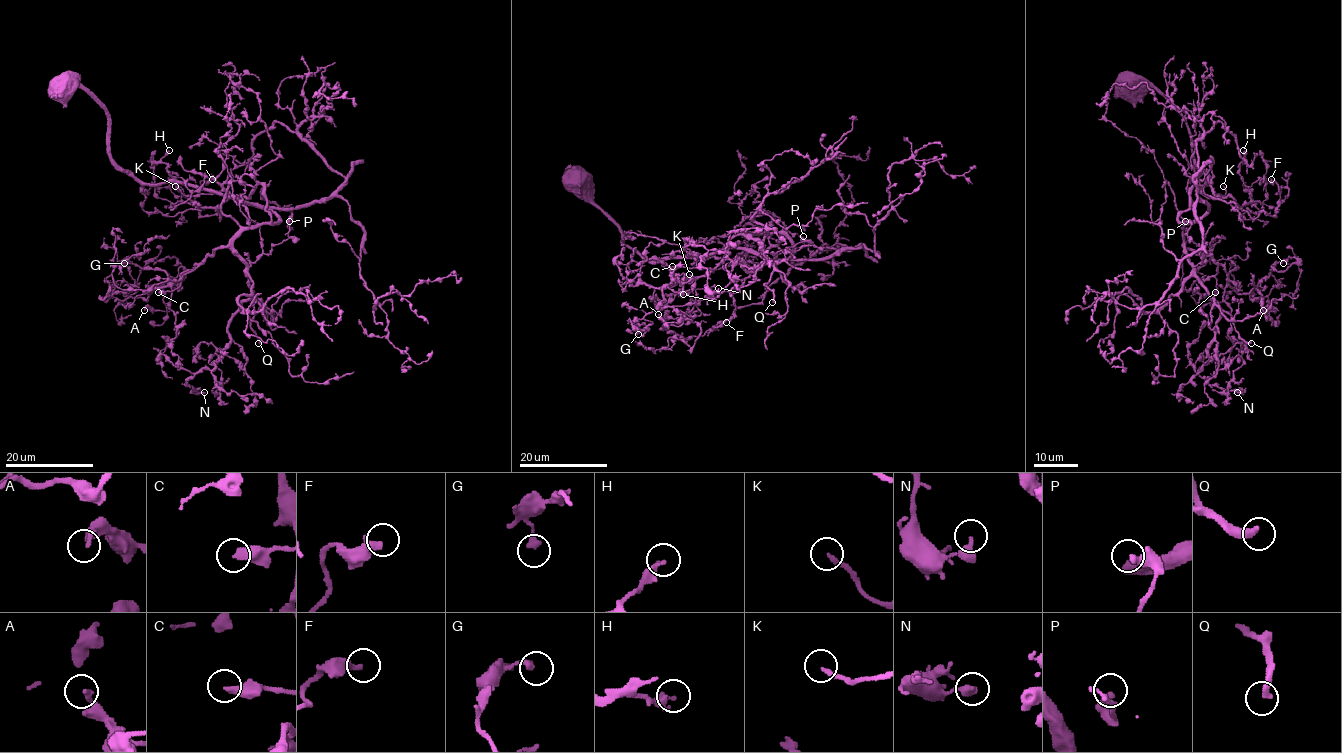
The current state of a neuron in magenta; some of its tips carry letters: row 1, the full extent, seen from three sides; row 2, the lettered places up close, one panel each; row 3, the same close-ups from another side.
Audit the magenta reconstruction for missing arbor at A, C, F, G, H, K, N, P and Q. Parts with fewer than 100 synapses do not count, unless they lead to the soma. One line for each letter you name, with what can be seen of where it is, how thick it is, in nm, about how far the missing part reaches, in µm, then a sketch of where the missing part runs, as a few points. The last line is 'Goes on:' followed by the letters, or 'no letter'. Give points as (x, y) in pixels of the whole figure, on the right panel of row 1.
Q: place (1251, 343); calibre 320 nm; missing 40 µm; course (1251, 343), (1253, 335), (1279, 345), (1277, 335), (1282, 330), (1299, 326), (1301, 320), (1292, 333)
Goes on: Q

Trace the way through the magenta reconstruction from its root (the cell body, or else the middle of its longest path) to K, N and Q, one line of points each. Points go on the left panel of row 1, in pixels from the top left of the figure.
K: (67, 86), (105, 111), (111, 158), (142, 181), (195, 185), (279, 220), (260, 185), (247, 198), (175, 186)
N: (67, 86), (142, 181), (279, 219), (233, 243), (251, 294), (187, 381), (204, 392)
Q: (67, 86), (105, 111), (111, 158), (142, 181), (195, 185), (279, 219), (233, 243), (259, 304), (258, 343)

